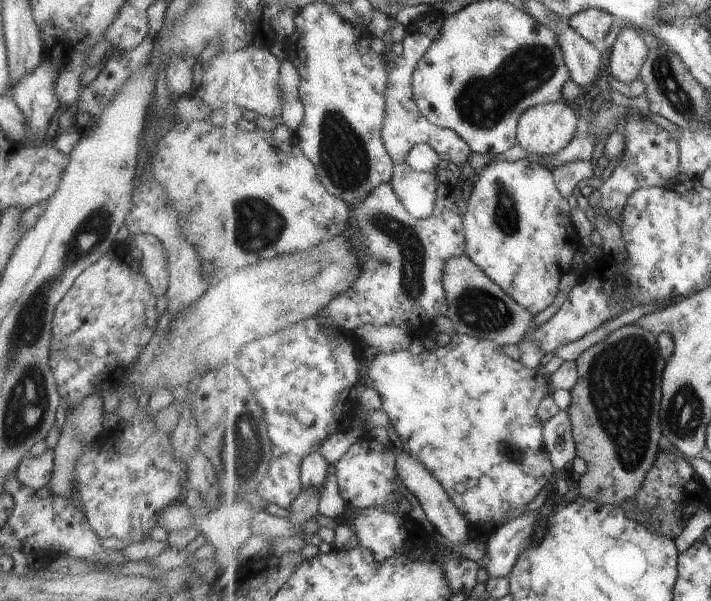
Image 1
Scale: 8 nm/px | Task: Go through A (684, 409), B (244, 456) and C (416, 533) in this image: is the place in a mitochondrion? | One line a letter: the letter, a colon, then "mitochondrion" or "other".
A: mitochondrion
B: mitochondrion
C: other

